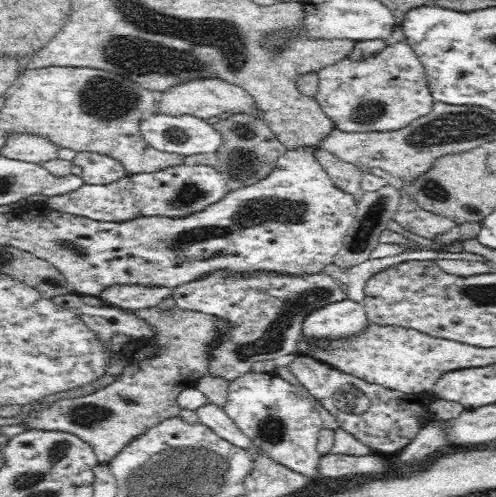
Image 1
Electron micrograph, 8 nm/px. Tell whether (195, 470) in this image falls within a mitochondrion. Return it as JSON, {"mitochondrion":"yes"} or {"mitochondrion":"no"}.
{"mitochondrion":"yes"}

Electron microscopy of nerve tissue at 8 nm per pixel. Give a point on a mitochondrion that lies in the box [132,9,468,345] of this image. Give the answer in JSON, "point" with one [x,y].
{"point":[207,239]}

